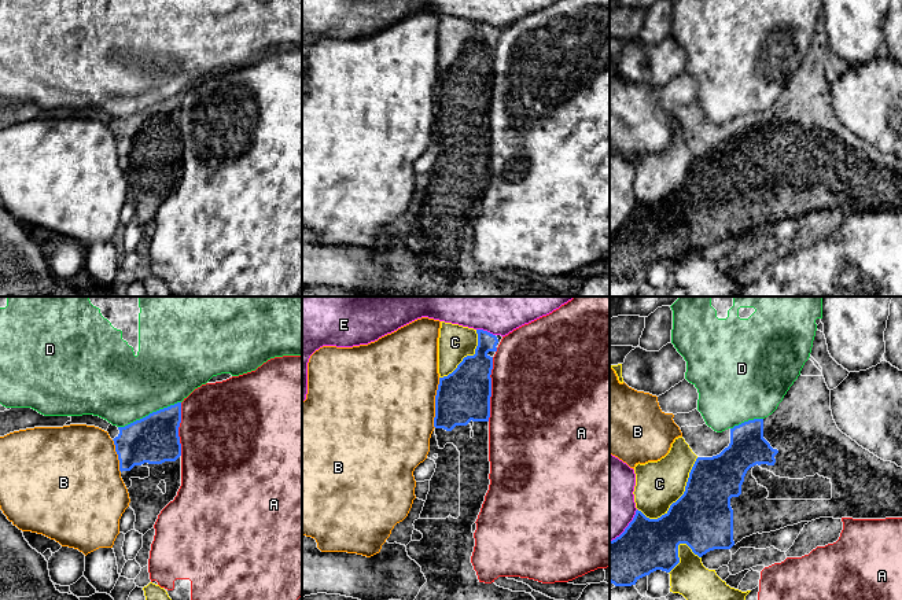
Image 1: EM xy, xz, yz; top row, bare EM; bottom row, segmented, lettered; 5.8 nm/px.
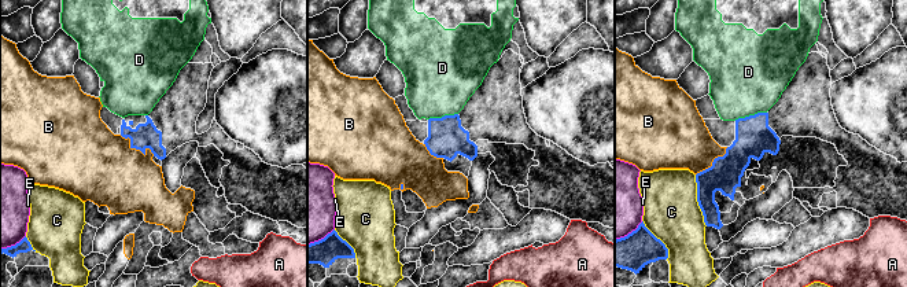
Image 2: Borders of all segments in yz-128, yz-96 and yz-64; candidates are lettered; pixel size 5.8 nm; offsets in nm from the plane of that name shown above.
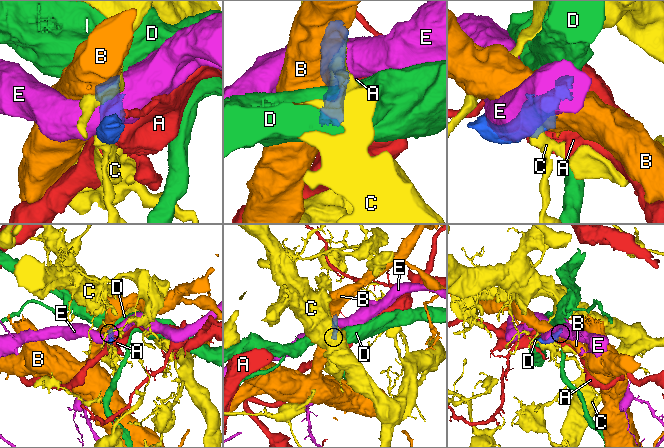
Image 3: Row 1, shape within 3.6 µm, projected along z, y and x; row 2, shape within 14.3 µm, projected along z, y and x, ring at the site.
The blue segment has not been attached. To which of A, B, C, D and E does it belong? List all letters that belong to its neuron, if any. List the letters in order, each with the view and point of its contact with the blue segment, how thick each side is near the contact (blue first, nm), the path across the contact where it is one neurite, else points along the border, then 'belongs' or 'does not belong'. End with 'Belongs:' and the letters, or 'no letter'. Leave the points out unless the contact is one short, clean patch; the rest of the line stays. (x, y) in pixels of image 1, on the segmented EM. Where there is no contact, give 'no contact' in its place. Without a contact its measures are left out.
A: xz (490, 389) | 300/500 nm | does not belong
B: xz (435, 402) | 300/500 nm | does not belong
C: yz (678, 499) | 360/280 nm | does not belong
D: xy (150, 413) | 280/420 nm | along xy (180, 401), (118, 427) | does not belong
E: xz (486, 331) | 190/420 nm | does not belong
Belongs: no letter

